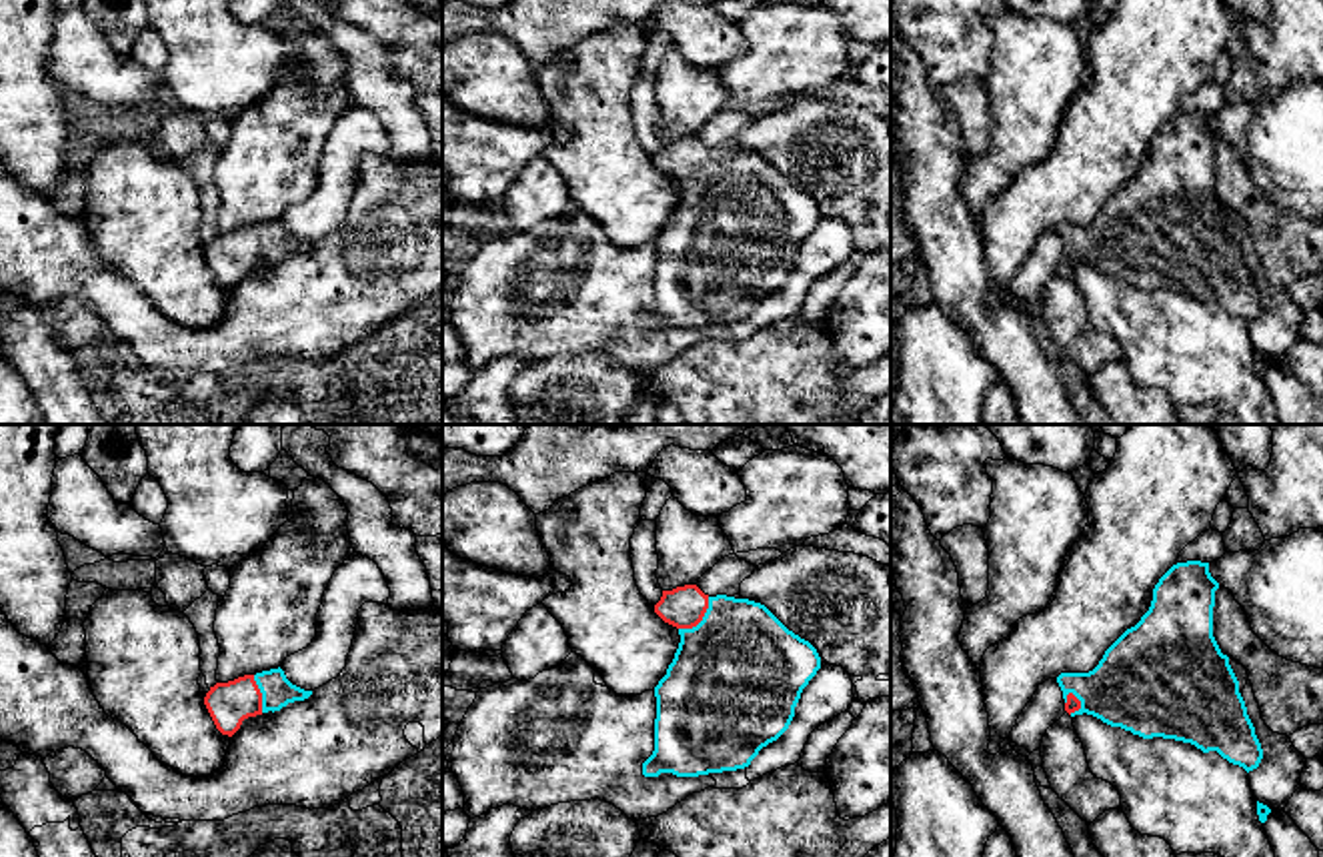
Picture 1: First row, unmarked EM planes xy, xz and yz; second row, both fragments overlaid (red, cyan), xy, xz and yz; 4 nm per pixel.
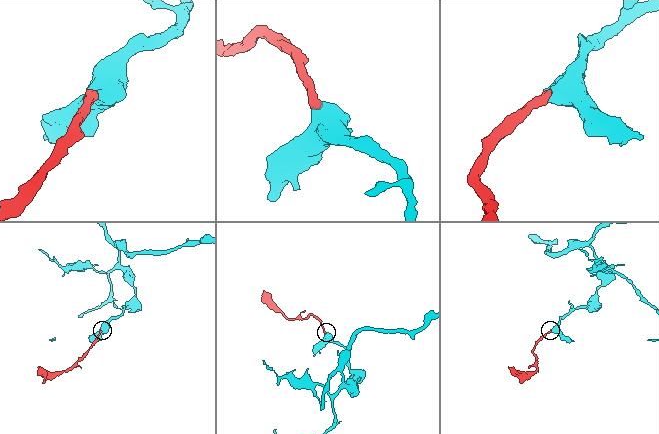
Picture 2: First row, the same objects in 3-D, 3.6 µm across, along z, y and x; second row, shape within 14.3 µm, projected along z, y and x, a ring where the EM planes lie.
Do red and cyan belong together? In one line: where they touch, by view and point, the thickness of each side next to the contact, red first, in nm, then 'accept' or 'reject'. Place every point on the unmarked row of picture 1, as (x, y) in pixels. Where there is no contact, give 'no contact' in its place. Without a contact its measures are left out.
xz (701, 171) | 170/480 nm | accept

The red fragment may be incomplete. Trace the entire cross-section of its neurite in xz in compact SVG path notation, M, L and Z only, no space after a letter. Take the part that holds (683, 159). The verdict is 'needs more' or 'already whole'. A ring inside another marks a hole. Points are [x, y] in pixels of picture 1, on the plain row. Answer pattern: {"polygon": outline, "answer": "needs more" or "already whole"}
{"polygon": "M697 136L663 142L654 164L679 180L681 194L654 238L654 302L642 314L642 326L699 328L749 318L763 298L789 280L803 240L821 220L817 200L765 156L709 148Z", "answer": "needs more"}

